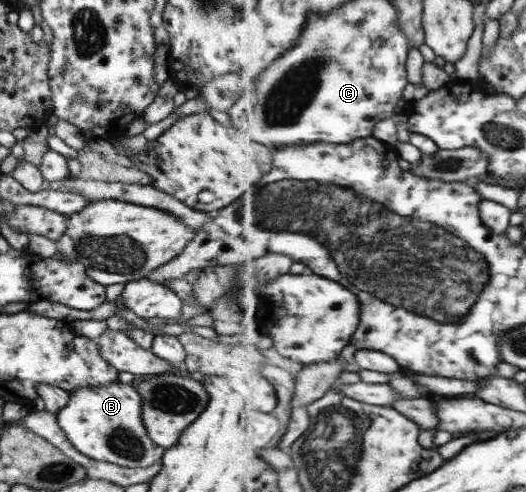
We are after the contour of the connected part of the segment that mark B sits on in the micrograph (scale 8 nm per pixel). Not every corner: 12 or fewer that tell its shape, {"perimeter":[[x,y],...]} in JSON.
{"perimeter":[[128,384],[78,387],[55,414],[83,456],[150,467],[147,435]]}

